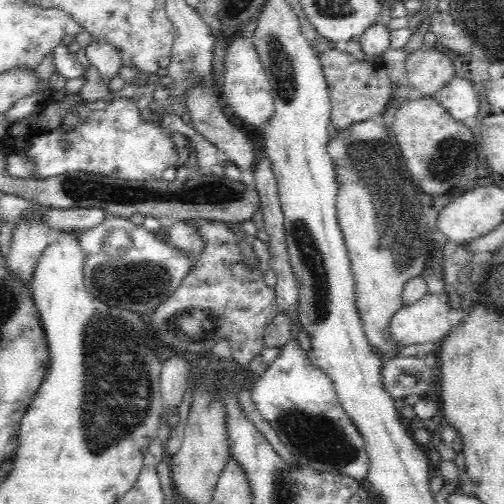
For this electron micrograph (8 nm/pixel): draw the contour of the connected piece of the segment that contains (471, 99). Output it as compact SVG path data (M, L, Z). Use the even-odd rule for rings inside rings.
M454 77L446 86L443 86L432 97L438 99L454 119L463 122L471 130L475 131L479 124L476 121L478 108L478 91L466 78Z

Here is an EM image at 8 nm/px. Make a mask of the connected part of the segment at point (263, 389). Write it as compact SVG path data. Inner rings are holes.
M299 319L291 324L291 330L290 340L282 346L282 352L270 365L265 366L264 372L252 382L252 402L260 416L272 425L280 442L294 454L300 465L308 465L327 473L340 473L361 482L367 478L369 470L369 456L362 437L339 403L330 377L314 365L308 359L307 352L298 345L298 337L302 334Z

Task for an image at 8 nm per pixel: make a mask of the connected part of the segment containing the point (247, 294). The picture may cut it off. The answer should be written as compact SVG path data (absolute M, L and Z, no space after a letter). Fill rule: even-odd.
M195 220L194 227L198 228L198 234L204 243L203 252L181 285L145 317L146 322L150 320L148 328L156 336L158 342L176 350L176 354L187 352L204 354L205 351L210 351L219 340L226 339L230 343L234 362L248 365L258 353L266 348L264 347L266 327L279 312L275 289L267 285L266 276L258 268L259 264L250 269L243 262L240 250L238 250L237 238L226 223Z

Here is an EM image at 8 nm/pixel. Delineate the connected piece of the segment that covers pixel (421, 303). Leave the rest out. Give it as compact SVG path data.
M426 292L418 302L409 305L403 305L400 310L394 313L388 323L388 335L390 339L398 345L398 347L423 345L426 343L438 343L443 341L450 334L450 322L448 314L452 311L452 307L448 305L447 292L434 295Z

